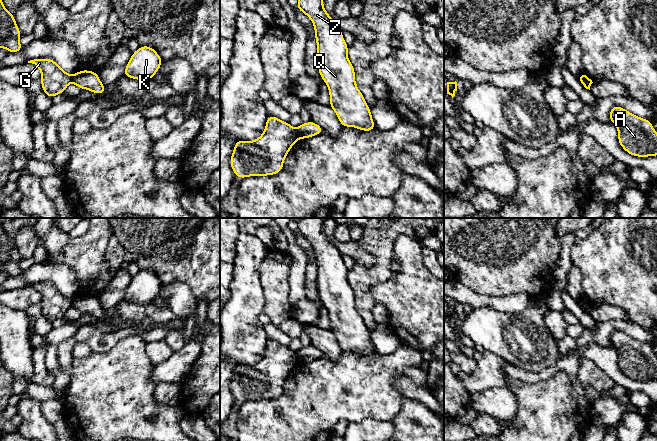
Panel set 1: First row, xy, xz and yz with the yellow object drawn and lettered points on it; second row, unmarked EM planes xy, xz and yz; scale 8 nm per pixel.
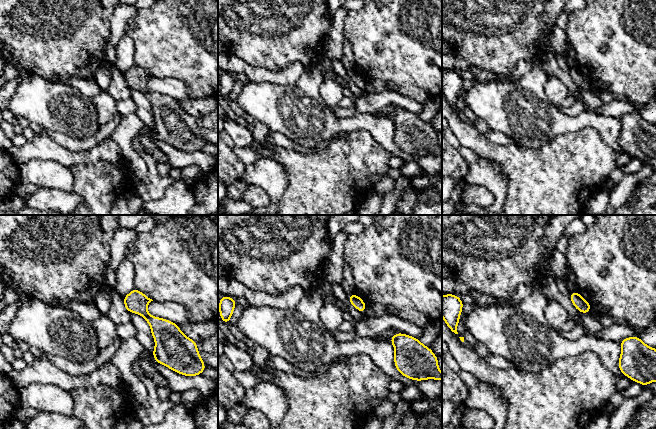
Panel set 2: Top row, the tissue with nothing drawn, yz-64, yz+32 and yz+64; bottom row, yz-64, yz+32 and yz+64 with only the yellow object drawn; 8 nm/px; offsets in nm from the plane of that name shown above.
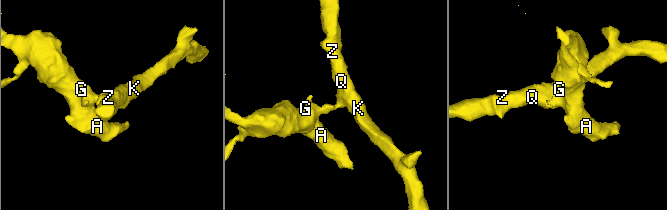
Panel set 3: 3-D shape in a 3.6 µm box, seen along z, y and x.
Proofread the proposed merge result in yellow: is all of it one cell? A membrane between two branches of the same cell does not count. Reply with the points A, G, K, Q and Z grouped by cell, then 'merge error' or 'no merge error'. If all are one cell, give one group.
groups A G / K Q Z; merge error

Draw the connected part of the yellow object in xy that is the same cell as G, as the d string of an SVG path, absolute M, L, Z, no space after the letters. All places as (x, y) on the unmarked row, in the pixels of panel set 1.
M34 283L28 285L40 293L43 316L51 323L65 315L73 300L66 297L53 283Z

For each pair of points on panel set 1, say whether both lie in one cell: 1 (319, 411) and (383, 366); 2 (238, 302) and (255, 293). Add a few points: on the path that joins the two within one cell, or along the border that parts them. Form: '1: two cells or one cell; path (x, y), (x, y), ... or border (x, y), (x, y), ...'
1: one cell; path (335, 395), (341, 389), (359, 387), (367, 379)
2: one cell; path (242, 298), (251, 293)

